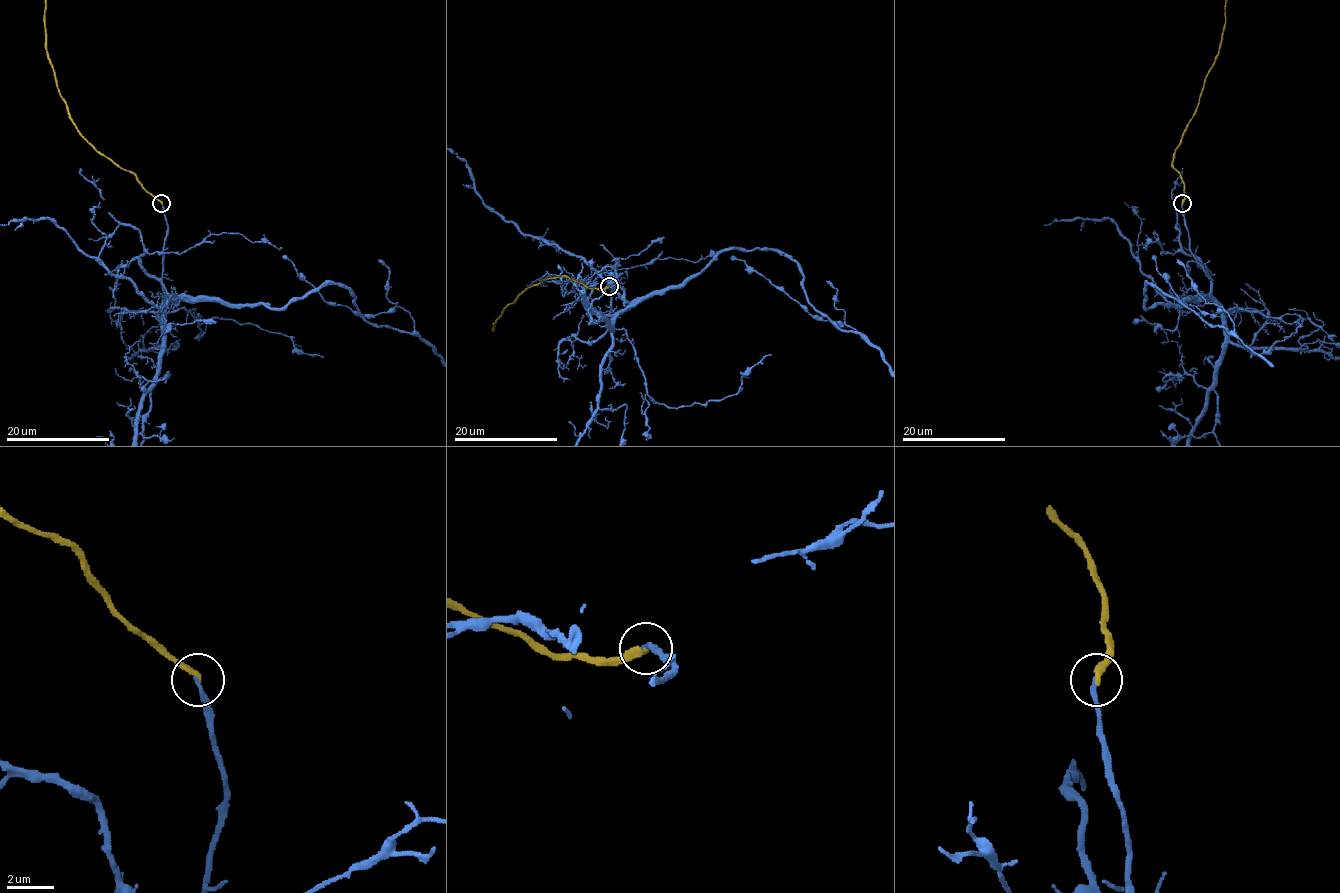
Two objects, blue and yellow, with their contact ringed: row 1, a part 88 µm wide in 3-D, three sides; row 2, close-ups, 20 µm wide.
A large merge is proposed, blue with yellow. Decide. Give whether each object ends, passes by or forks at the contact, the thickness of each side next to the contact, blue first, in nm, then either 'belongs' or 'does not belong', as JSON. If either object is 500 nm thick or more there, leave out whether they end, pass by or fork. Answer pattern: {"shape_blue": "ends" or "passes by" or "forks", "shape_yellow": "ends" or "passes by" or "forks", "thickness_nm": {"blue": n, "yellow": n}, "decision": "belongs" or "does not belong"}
{"shape_blue": "ends", "shape_yellow": "ends", "thickness_nm": {"blue": 200, "yellow": 280}, "decision": "belongs"}

